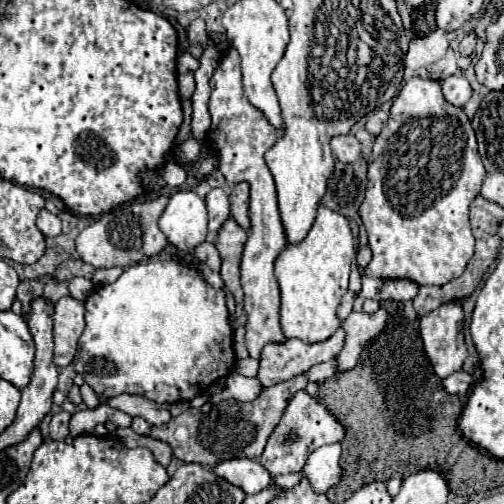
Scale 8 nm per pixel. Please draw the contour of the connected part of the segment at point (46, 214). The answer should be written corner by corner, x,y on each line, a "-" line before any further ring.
41,210
37,216
37,228
45,234
45,236
59,236
61,234
61,220
59,216
51,214
49,210

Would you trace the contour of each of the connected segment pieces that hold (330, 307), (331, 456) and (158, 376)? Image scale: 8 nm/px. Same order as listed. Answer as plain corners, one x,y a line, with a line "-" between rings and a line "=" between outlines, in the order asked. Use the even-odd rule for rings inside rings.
319,206
317,218
313,222
313,228
309,230
307,238
299,246
285,246
281,252
277,264
275,264
275,276
281,286
281,328
287,338
299,338
303,342
323,342
335,334
339,328
337,320
337,306
347,292
349,284
349,272
351,272
351,260
355,256
355,238
349,226
349,220
341,216
339,212
333,212
325,206
=
329,444
311,452
303,472
309,476
313,492
327,494
343,478
343,468
339,464
339,444
=
149,260
149,262
139,262
139,264
133,264
129,268
125,268
125,272
111,284
103,284
103,286
97,286
87,302
85,302
85,330
79,338
79,352
75,356
75,370
79,374
83,374
85,382
101,396
119,396
123,392
129,392
129,394
141,394
141,396
147,396
149,400
155,400
157,404
175,404
175,402
183,402
183,400
193,400
197,394
203,392
203,388
207,388
209,384
225,378
231,374
233,366
235,366
235,350
233,350
233,326
229,322
231,318
231,312
227,308
227,294
223,288
213,288
195,268
191,266
183,266
179,260

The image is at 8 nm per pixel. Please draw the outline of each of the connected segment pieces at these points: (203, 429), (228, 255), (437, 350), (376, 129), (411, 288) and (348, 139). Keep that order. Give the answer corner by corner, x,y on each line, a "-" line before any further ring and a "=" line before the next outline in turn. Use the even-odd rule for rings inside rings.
299,374
283,384
275,384
271,388
265,388
255,400
251,402
237,402
237,400
223,400
217,404
207,402
201,408
189,408
177,418
171,418
167,424
151,426
143,418
133,418
131,428
139,434
149,434
153,438
159,438
167,442
173,450
173,454
181,462
199,462
203,466
215,468
223,460
231,458
251,458
259,460
269,434
273,432
275,424
279,422
279,416
283,414
283,408
287,406
287,400
293,392
307,386
307,374
-
181,428
181,438
177,436
177,430
=
229,218
223,228
219,230
219,238
217,238
217,250
221,254
221,278
225,282
225,286
231,290
233,298
235,298
235,316
239,318
243,314
243,290
241,290
241,282
239,282
239,264
241,264
241,256
243,256
243,246
247,242
247,232
243,228
239,228
239,224
235,224
233,218
=
457,302
441,304
437,310
429,312
419,322
419,332
421,332
425,354
429,356
431,364
433,364
433,370
439,378
447,378
453,372
461,370
463,362
469,356
467,348
465,348
465,338
463,338
463,322
465,322
465,312
463,312
461,304
457,304
=
375,110
371,116
369,116
369,120
367,120
367,124
365,124
365,128
367,128
367,132
371,132
373,136
377,136
379,132
381,132
381,128
383,128
383,124
387,122
387,118
389,118
389,114
387,112
383,112
383,110
=
386,280
379,292
379,300
407,302
407,300
413,300
417,296
417,292
419,292
419,286
411,280
=
347,134
347,136
335,136
331,140
331,150
333,150
333,156
345,164
349,162
355,162
359,160
361,156
361,144
359,140
353,136
353,134

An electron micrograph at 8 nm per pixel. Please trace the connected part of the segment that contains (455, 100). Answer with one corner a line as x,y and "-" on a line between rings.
455,74
455,76
449,76
441,82
443,86
443,94
445,94
445,100
451,102
453,106
465,106
467,100
471,98
473,90
471,90
471,84
467,82
467,78
463,74

